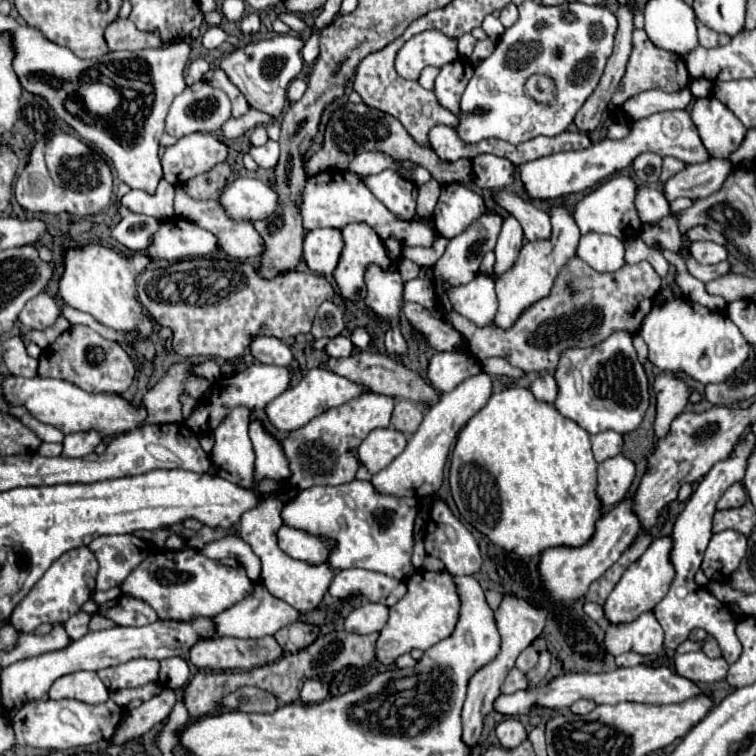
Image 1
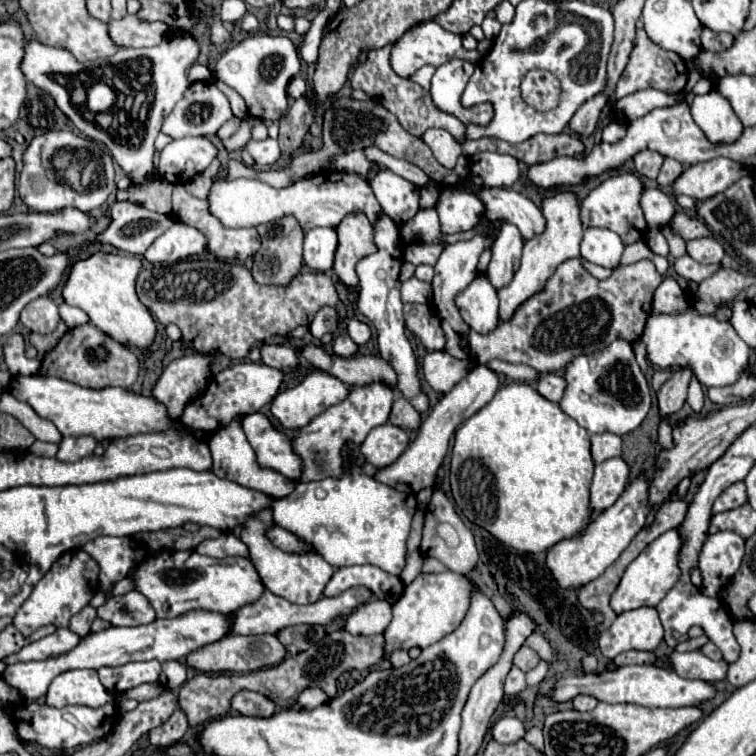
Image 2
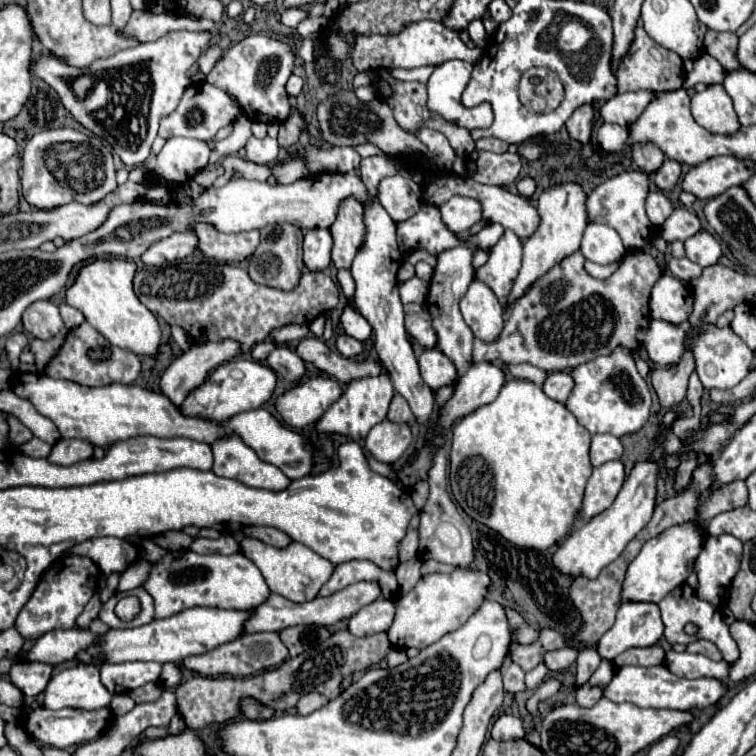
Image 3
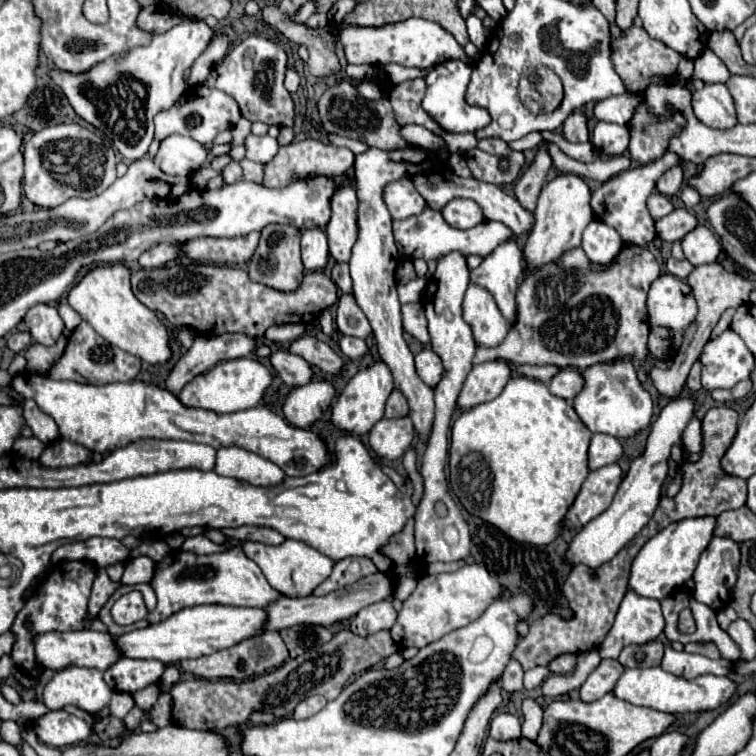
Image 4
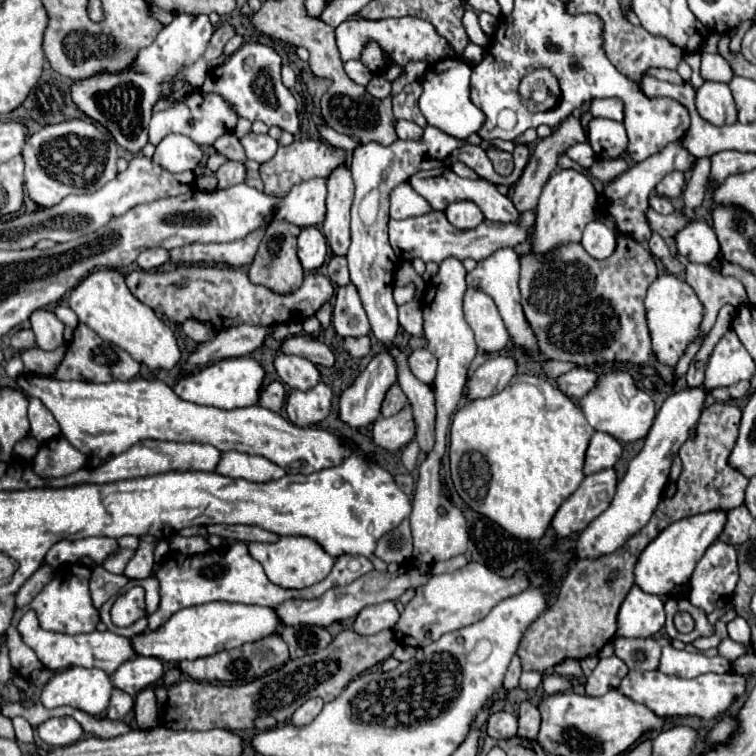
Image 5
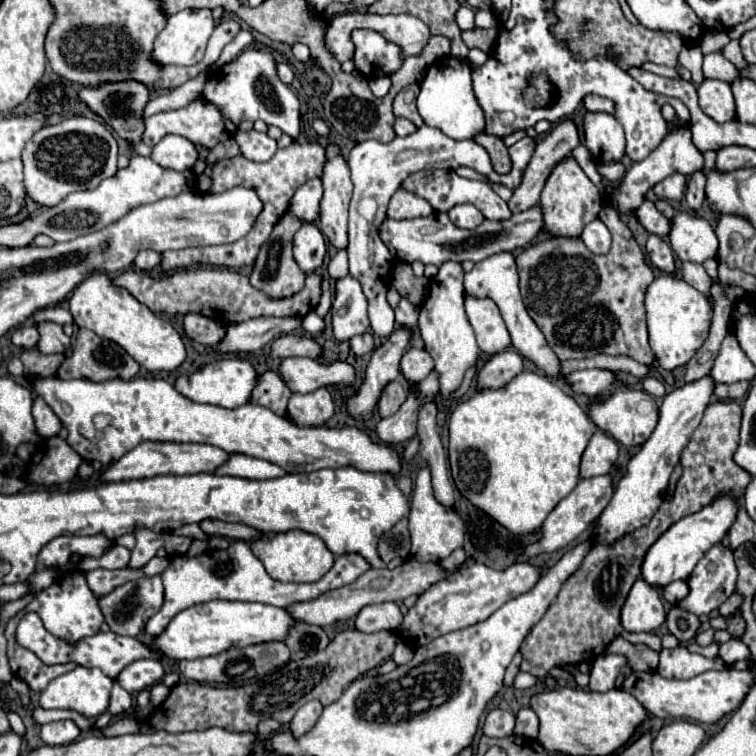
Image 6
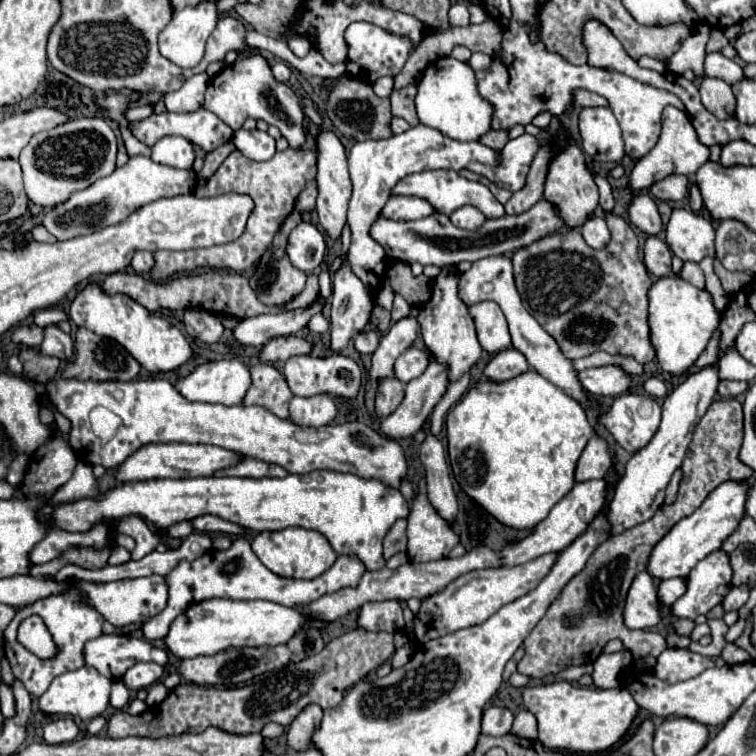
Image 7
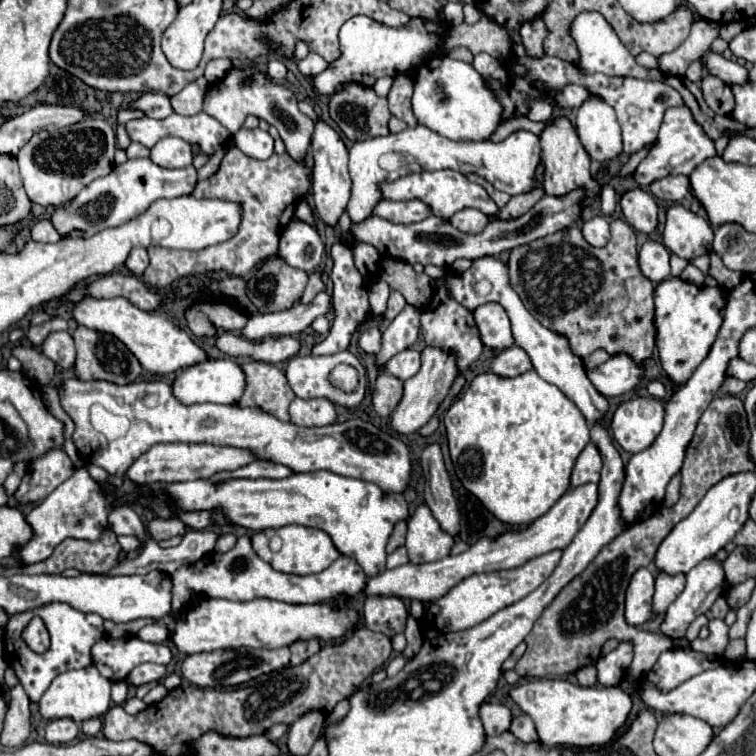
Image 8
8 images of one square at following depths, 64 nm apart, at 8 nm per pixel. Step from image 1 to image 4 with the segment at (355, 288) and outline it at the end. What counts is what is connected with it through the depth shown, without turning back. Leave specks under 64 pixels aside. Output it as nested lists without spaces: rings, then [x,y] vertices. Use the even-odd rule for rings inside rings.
[[[350,184],[336,186],[330,200],[332,216],[326,226],[330,254],[336,262],[348,262],[356,242],[356,192]]]

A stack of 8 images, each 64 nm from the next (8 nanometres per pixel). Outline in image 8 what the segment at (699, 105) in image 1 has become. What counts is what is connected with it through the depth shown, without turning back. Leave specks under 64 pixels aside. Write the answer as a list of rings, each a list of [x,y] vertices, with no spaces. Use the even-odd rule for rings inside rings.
[[[706,76],[706,78],[702,78],[702,92],[704,92],[706,104],[716,114],[730,116],[730,112],[734,108],[734,98],[732,98],[732,90],[728,84],[724,84],[716,76]]]

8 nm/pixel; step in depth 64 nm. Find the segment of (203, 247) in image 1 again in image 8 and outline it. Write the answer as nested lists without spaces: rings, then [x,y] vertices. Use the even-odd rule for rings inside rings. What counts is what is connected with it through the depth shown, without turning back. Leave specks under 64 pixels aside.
[[[132,248],[132,252],[130,252],[130,256],[126,258],[124,266],[126,266],[134,276],[140,278],[142,272],[146,270],[146,266],[148,266],[148,254],[146,254],[146,250],[144,250],[144,248]]]

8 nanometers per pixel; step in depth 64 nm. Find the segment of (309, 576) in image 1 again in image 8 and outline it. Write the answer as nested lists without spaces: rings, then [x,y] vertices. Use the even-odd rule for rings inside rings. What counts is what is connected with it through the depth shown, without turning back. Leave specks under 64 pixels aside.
[[[298,524],[282,526],[282,528],[276,528],[276,530],[262,530],[262,532],[252,536],[252,546],[262,560],[272,564],[276,570],[288,572],[288,574],[318,574],[320,570],[326,570],[340,556],[338,548],[332,544],[332,538],[324,530],[298,526]],[[272,536],[282,538],[282,548],[278,552],[272,552],[270,546],[268,546]]]

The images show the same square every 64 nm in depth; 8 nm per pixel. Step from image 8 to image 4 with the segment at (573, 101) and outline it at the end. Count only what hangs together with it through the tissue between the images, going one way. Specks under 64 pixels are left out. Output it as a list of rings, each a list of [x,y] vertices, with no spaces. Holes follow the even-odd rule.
[[[622,94],[622,96],[612,96],[612,98],[606,98],[606,100],[600,100],[596,106],[594,106],[594,116],[598,120],[604,120],[604,122],[616,122],[616,124],[626,124],[636,106],[640,104],[640,96],[638,94]]]

